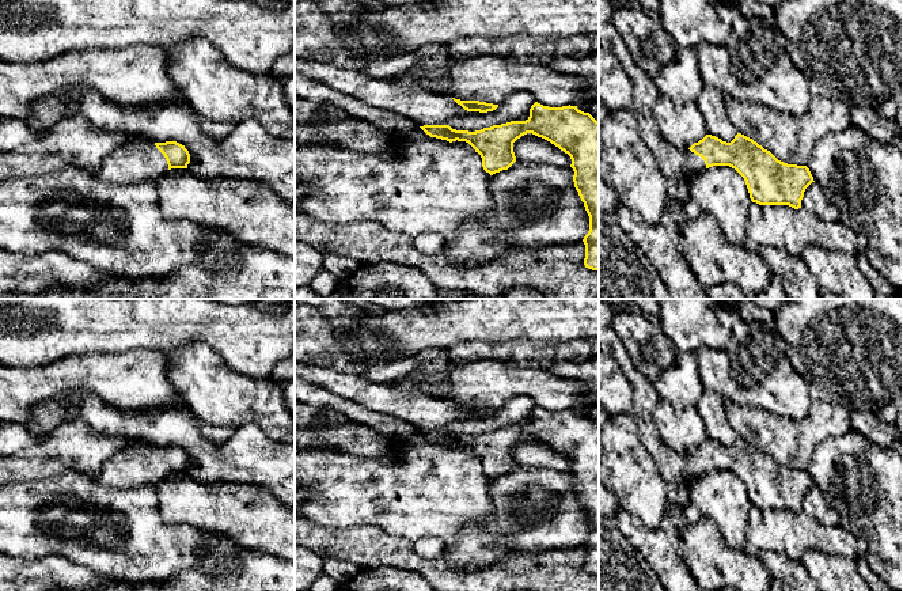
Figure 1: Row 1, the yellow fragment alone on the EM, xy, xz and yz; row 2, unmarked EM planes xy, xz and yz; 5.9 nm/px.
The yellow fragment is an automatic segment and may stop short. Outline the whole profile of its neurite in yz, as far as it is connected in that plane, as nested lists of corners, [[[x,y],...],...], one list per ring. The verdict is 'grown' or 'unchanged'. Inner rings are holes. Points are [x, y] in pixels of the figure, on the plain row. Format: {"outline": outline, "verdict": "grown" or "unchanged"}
{"outline": [[[741,437],[731,447],[706,439],[684,459],[691,480],[713,470],[735,473],[744,482],[751,505],[759,509],[789,509],[798,514],[805,493],[815,486],[807,470],[778,465]]], "verdict": "grown"}

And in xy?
{"outline": [[[130,440],[109,456],[91,478],[113,488],[155,486],[171,473],[187,473],[190,458],[177,446],[155,447],[143,440]]], "verdict": "grown"}

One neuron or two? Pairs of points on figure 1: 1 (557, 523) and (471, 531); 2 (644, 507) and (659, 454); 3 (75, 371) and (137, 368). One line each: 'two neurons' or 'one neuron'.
1: one neuron
2: two neurons
3: one neuron

